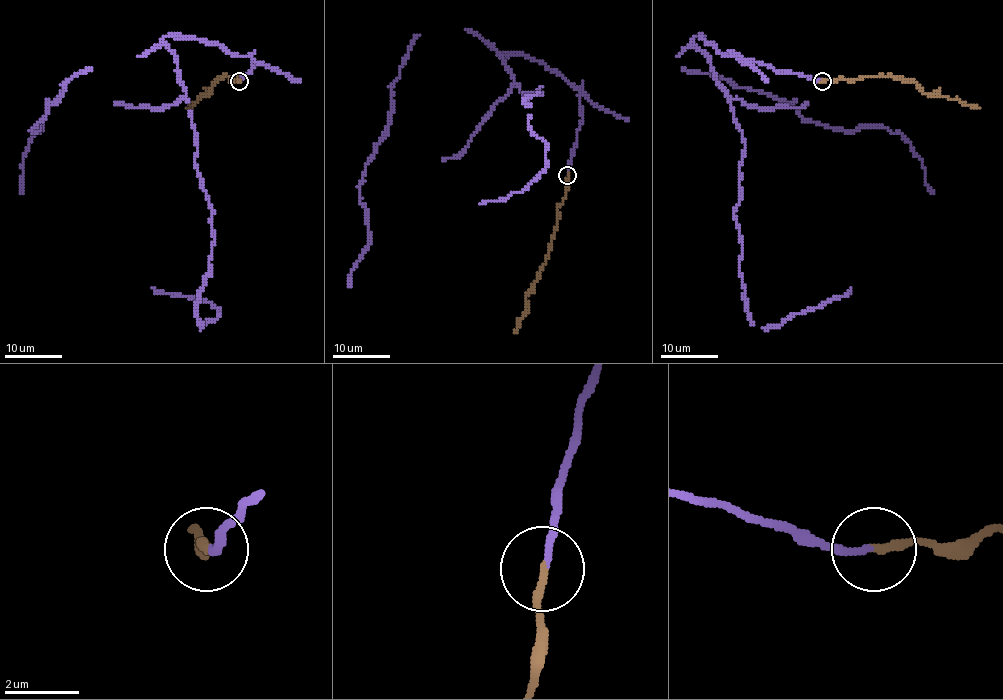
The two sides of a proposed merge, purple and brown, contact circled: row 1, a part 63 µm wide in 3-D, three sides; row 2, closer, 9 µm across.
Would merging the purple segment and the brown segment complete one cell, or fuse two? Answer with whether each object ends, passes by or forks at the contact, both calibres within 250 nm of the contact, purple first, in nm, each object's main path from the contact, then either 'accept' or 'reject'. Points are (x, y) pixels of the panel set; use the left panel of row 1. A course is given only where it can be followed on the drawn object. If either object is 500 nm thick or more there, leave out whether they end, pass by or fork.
purple ends there; brown ends there; 160 nm thick on the purple side, 220 nm on the other; purple runs (239, 81), (251, 57), (162, 40), (212, 211), (197, 318), (201, 328), (218, 315), (208, 301), (152, 288); brown runs (239, 81), (221, 77), (209, 93), (198, 97), (187, 108); accept

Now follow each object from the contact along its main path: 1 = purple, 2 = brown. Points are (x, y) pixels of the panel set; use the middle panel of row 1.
1: (567, 174), (579, 91), (490, 46), (525, 97), (540, 87), (525, 101), (546, 167), (480, 204)
2: (567, 174), (565, 199), (557, 207), (557, 226), (549, 253), (526, 296), (526, 312), (515, 333)

